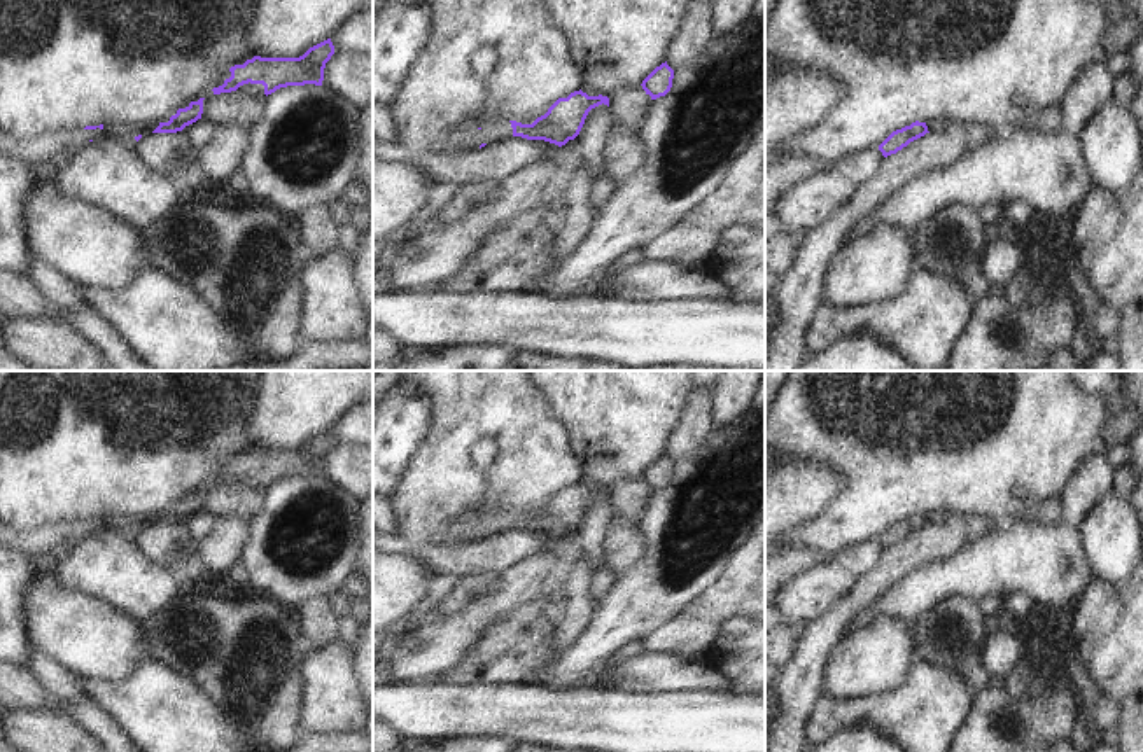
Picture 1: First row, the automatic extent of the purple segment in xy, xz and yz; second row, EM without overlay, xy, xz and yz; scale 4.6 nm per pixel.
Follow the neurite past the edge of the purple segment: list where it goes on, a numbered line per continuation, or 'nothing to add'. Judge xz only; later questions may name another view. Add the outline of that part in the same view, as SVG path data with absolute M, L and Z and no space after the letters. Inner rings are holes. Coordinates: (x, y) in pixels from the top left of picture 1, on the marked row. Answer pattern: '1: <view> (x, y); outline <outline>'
1: xz (497, 128); outline M494 117L480 128L459 128L450 135L455 149L469 152L480 149L481 143L492 143L513 136L513 128L508 119Z

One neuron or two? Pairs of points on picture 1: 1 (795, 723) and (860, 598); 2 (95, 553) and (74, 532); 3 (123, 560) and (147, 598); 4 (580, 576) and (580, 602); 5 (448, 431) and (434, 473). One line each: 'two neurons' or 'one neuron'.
1: one neuron
2: two neurons
3: one neuron
4: one neuron
5: one neuron

